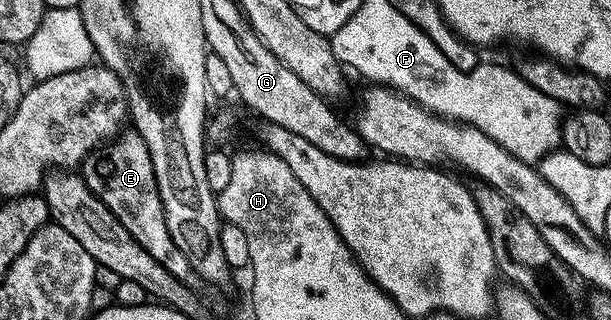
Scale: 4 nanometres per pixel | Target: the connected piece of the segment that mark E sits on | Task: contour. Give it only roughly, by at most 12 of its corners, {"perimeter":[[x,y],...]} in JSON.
{"perimeter":[[145,139],[96,148],[81,176],[179,281],[191,261],[169,235]]}

